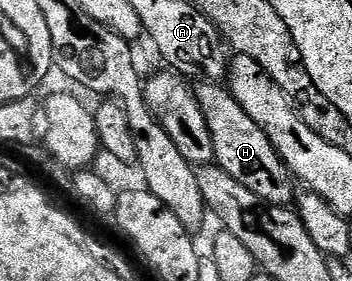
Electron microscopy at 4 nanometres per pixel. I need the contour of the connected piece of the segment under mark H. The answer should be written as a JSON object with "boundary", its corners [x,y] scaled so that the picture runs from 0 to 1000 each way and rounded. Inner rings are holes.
{"boundary":[[[577,288],[563,302],[568,310],[551,313],[554,345],[582,402],[582,431],[605,488],[611,580],[619,594],[724,687],[747,730],[824,726],[832,626],[807,587],[787,530],[776,530],[764,488],[753,488],[741,445],[730,445],[730,431],[719,431],[719,416],[707,416],[707,402],[685,388],[679,363],[631,292]]]}

